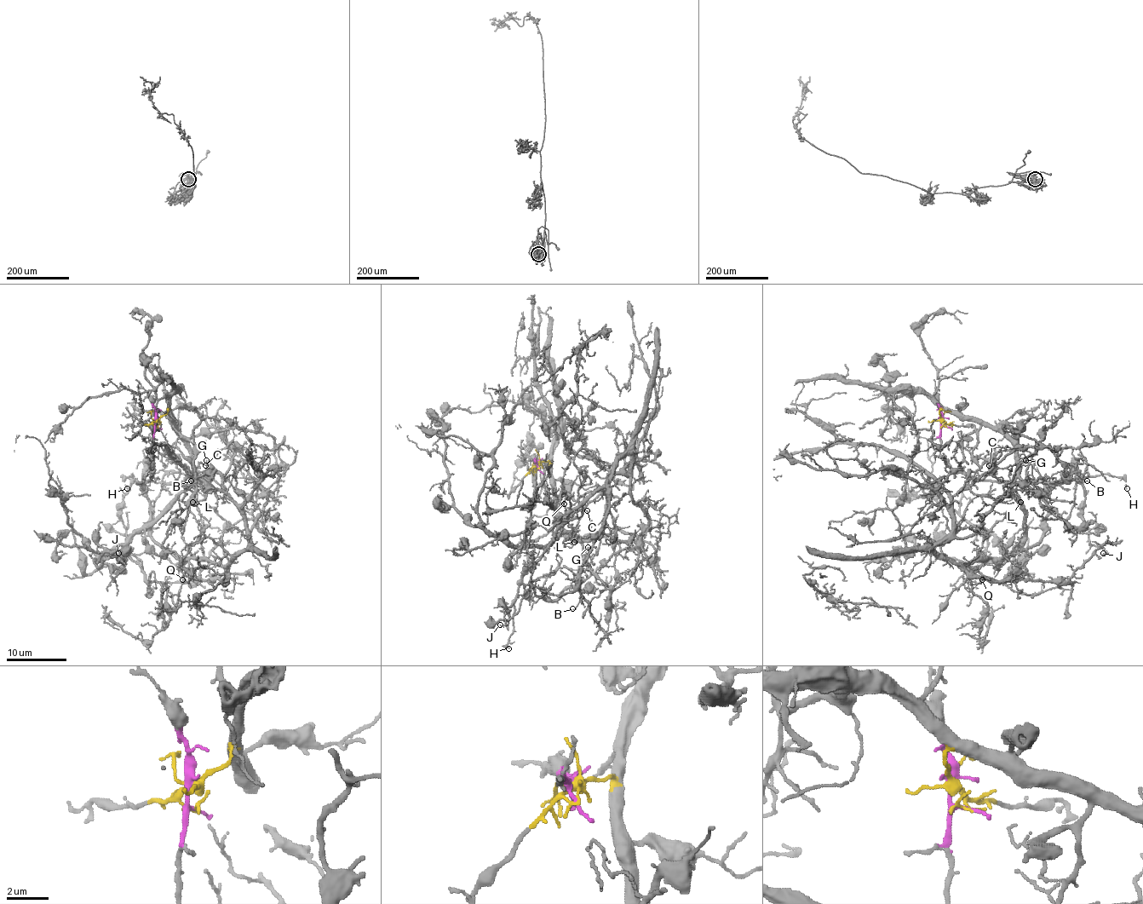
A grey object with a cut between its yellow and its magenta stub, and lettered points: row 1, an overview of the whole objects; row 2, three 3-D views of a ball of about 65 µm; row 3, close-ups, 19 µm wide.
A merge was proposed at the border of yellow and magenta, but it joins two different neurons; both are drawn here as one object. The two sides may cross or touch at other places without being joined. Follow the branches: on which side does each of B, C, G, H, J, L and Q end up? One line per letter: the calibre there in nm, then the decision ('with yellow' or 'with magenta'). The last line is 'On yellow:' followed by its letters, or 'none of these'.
B: calibre 110 nm; with yellow
C: calibre 140 nm; with yellow
G: calibre 100 nm; with yellow
H: calibre 110 nm; with magenta
J: calibre 90 nm; with magenta
L: calibre 100 nm; with yellow
Q: calibre 140 nm; with magenta
On yellow: B, C, G, L

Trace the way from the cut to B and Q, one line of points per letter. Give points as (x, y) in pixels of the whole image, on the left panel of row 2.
B: (156, 420), (168, 410), (173, 416), (175, 434), (186, 445), (197, 480), (200, 477), (191, 480)
Q: (156, 420), (153, 476), (146, 482), (152, 536), (175, 557), (187, 559), (187, 569), (181, 580)

